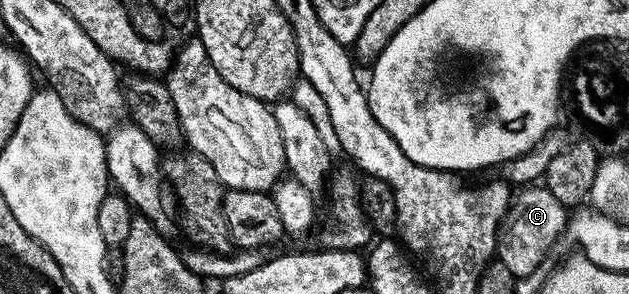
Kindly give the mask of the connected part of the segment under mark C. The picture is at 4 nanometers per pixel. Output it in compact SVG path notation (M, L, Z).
M531 185L520 191L519 196L516 194L512 198L504 225L498 234L495 253L498 262L506 265L513 276L525 278L545 263L549 249L564 229L566 232L569 213L543 185Z

